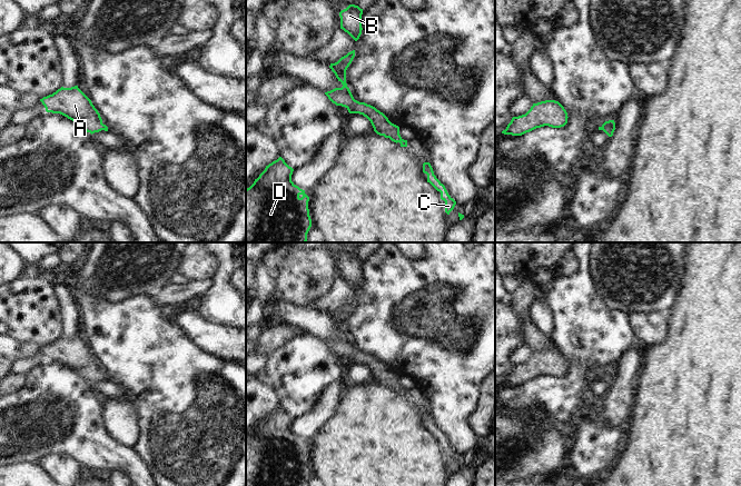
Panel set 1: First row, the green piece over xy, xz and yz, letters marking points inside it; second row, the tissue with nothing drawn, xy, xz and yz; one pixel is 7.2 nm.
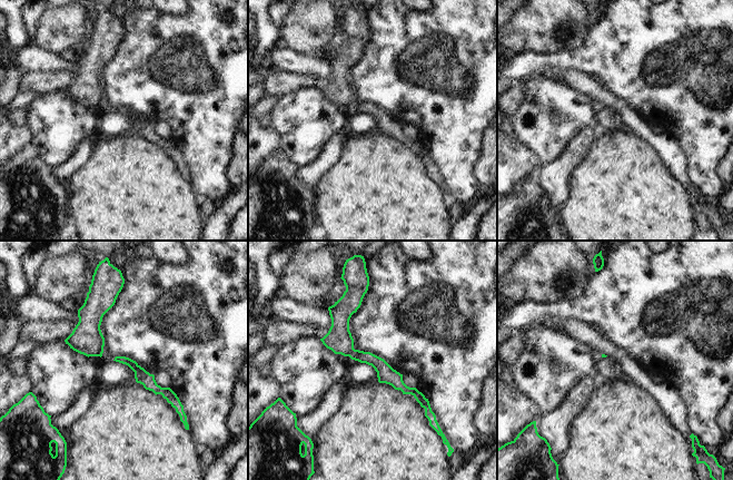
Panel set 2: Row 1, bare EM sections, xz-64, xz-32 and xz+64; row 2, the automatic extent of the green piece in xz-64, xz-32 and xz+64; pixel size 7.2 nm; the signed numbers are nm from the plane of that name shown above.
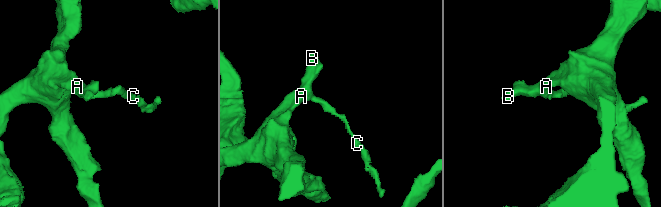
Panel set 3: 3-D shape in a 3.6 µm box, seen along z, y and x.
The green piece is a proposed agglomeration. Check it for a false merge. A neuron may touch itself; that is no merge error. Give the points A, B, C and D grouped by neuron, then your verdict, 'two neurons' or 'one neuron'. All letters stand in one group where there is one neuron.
A B C D | one neuron

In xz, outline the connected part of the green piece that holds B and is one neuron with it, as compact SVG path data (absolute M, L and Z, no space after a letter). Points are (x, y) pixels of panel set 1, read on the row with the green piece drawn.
M349 4L339 12L340 29L347 32L355 41L357 41L362 34L362 14L363 9L355 4Z

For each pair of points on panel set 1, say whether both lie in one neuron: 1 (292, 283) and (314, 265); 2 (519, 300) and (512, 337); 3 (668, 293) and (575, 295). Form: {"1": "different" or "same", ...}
{"1": "same", "2": "different", "3": "different"}

